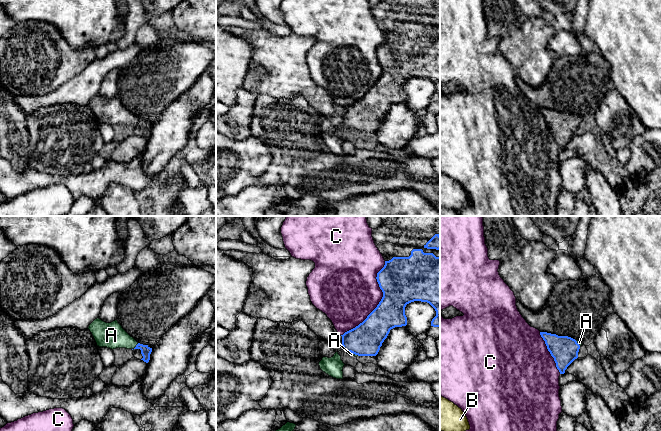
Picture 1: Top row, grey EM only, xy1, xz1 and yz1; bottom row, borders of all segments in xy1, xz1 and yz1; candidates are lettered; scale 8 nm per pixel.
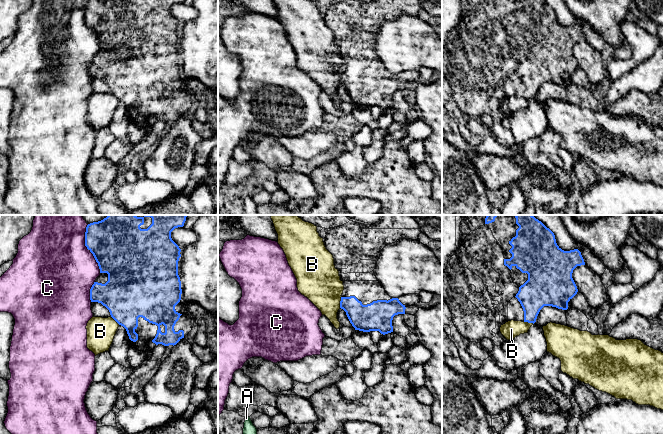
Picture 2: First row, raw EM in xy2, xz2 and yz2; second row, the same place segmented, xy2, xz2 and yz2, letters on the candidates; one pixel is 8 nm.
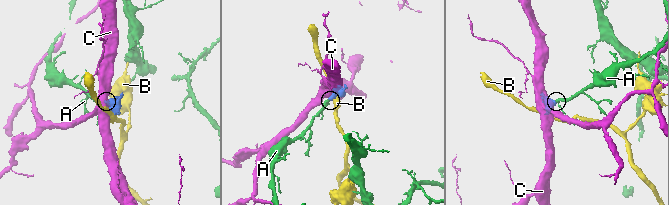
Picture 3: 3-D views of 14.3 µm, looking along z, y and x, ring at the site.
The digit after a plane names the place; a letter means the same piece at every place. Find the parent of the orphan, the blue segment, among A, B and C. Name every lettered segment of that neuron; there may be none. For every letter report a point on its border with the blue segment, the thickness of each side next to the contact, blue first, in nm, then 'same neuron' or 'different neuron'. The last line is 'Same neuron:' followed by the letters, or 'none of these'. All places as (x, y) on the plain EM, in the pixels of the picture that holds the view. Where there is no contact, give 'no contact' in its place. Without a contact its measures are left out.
A: meets blue in xy1 at (136, 122); 80 nm thick on the blue side, 200 nm on the other; same neuron
B: meets blue in xz2 at (340, 78); 220 nm thick on the blue side, 340 nm on the other; different neuron
C: meets blue in xz1 at (379, 78); 360 nm thick on the blue side, 460 nm on the other; different neuron
Same neuron: A

